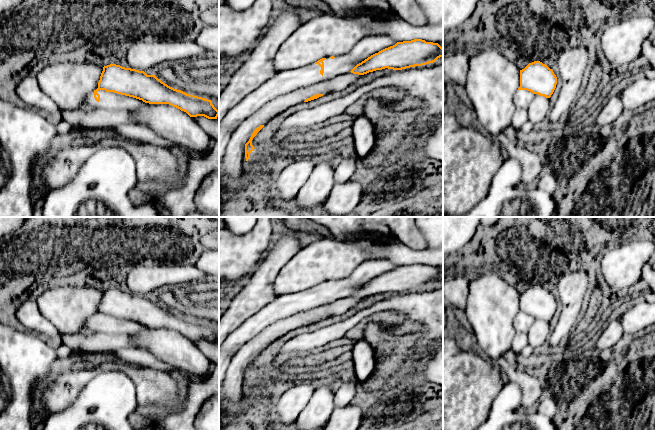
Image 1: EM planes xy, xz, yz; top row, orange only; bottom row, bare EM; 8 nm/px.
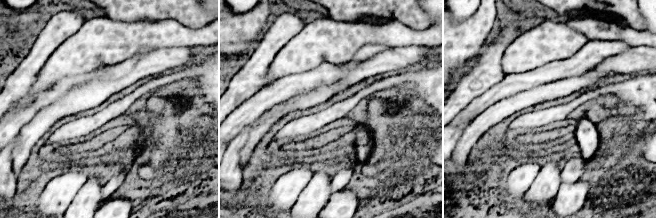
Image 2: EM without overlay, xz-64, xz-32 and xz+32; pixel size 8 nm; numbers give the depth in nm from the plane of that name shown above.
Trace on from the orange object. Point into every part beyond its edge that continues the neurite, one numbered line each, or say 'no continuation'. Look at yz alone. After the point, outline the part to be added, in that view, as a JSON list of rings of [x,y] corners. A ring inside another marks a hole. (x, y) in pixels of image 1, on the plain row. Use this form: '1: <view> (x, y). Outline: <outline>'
1: yz (496, 331). Outline: [[[479,312],[478,333],[472,336],[472,343],[479,345],[492,360],[503,356],[511,349],[515,336],[514,319],[517,314],[518,312]]]

